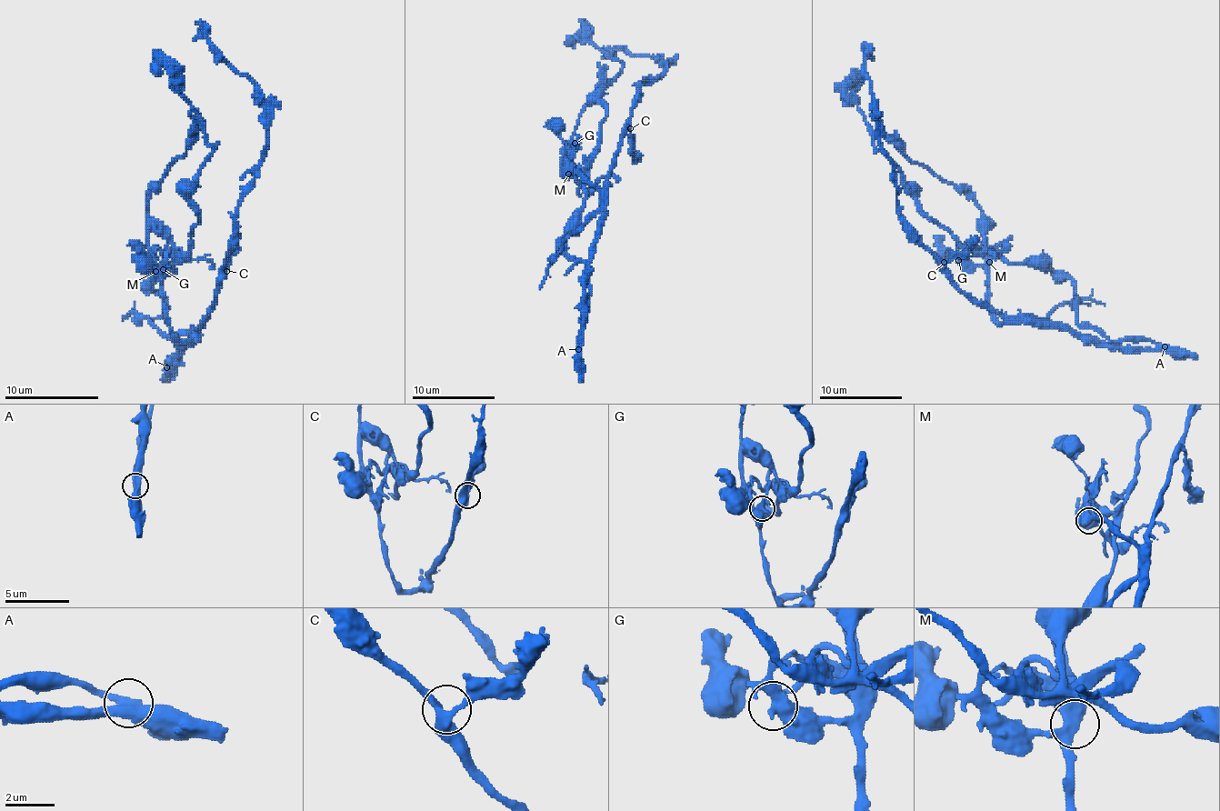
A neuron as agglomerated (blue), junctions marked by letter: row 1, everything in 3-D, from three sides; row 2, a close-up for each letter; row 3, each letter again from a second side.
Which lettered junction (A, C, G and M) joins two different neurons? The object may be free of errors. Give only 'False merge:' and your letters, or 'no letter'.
False merge: A

